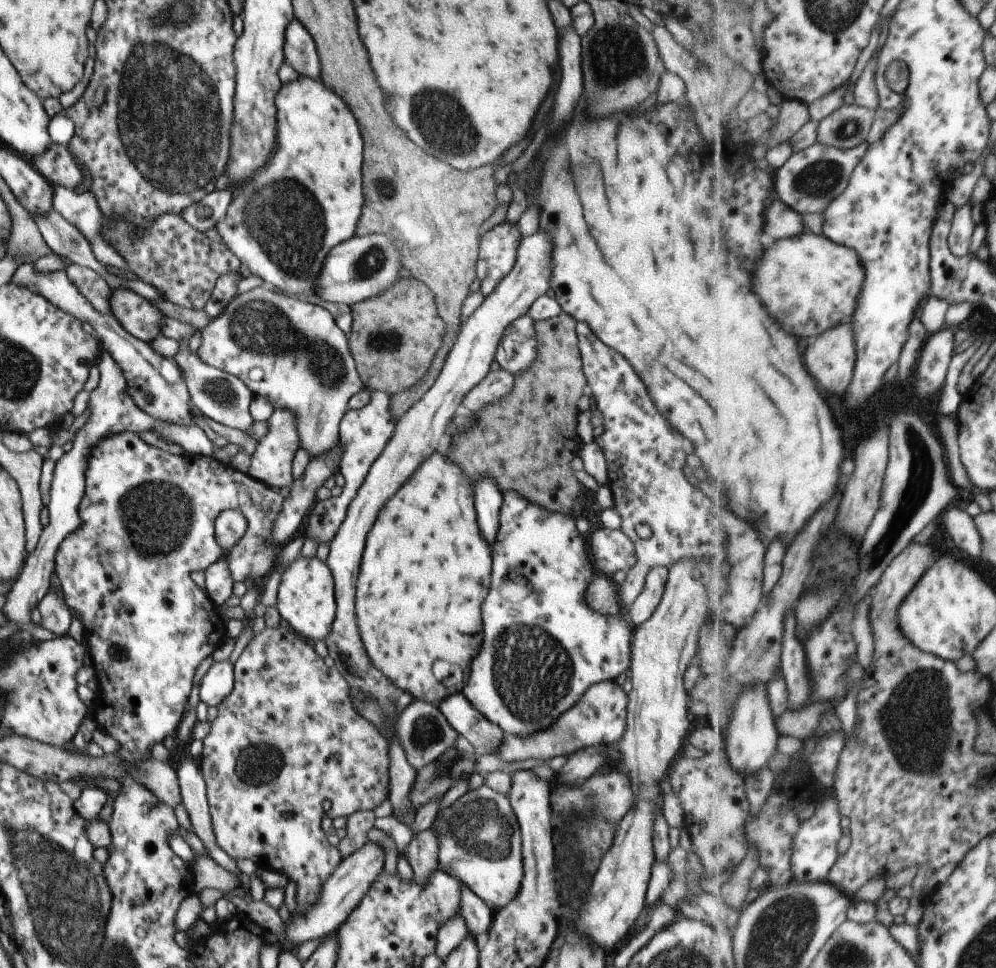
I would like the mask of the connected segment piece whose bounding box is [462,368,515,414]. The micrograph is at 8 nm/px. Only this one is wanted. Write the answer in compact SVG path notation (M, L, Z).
M505 369L492 370L466 394L462 408L470 414L478 413L486 404L496 403L513 388L513 375Z

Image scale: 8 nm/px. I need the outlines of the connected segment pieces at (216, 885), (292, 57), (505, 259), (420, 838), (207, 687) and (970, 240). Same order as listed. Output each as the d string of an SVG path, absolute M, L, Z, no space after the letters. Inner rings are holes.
M210 856L199 857L196 866L192 868L195 874L193 892L196 894L207 887L221 892L241 891L237 876L219 866Z
M292 20L292 24L286 30L285 38L285 62L298 71L300 76L320 80L321 62L316 54L314 40L306 32L306 28L298 20Z
M506 220L482 236L477 277L480 278L480 291L485 298L514 268L521 238L516 224L511 225Z
M431 827L425 831L414 831L412 841L405 852L405 860L410 864L419 885L422 885L432 872L439 869L439 847L438 834Z
M214 662L204 674L200 684L200 701L208 707L218 707L233 690L235 666L227 662Z
M969 203L963 208L956 209L952 219L952 230L949 238L949 246L956 257L964 258L972 251L977 225L972 216L972 208Z

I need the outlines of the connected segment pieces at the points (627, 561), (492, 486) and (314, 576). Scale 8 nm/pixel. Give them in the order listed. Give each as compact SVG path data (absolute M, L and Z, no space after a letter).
M611 528L596 530L587 539L588 554L597 574L608 578L620 570L628 571L637 562L630 538L621 530Z
M476 479L473 492L475 496L478 526L484 540L492 546L496 543L503 496L498 491L494 479Z
M301 558L290 564L280 582L277 593L277 610L281 619L292 627L292 631L315 644L326 641L332 631L336 617L336 598L334 580L326 562L315 558Z

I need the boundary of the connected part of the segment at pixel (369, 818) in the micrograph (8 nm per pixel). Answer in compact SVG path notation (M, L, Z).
M359 811L348 817L346 836L337 847L342 859L351 856L369 842L368 832L375 826L376 820L373 811Z

